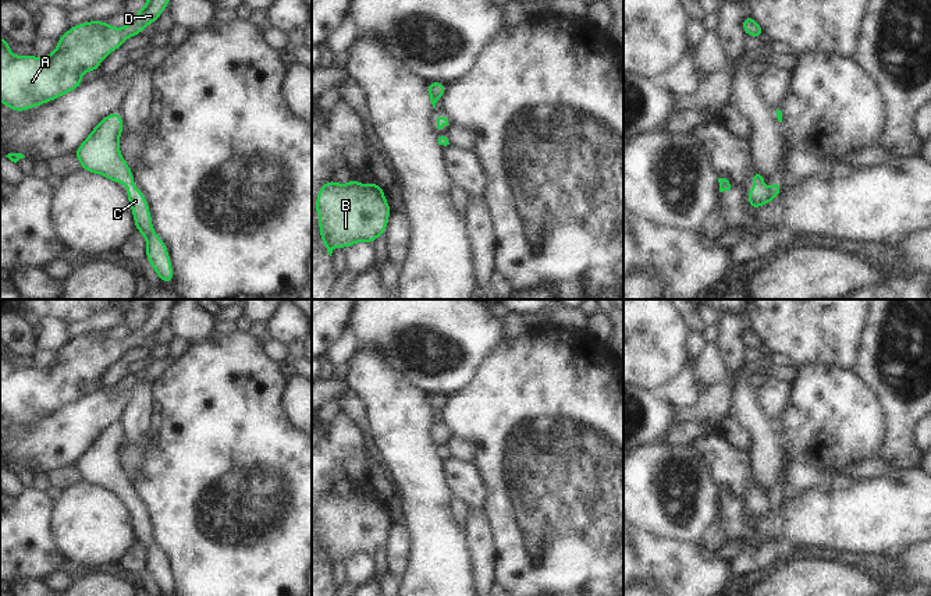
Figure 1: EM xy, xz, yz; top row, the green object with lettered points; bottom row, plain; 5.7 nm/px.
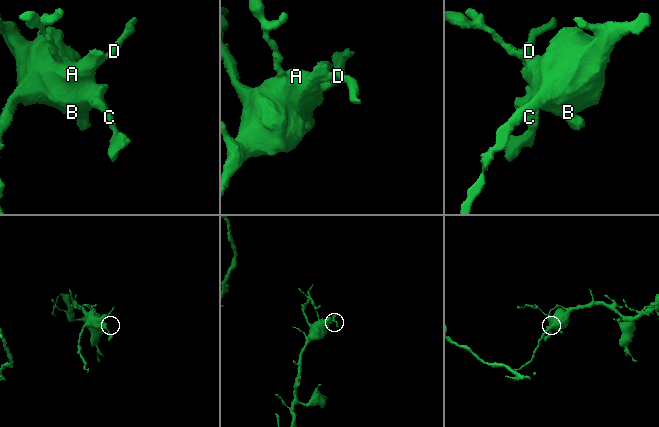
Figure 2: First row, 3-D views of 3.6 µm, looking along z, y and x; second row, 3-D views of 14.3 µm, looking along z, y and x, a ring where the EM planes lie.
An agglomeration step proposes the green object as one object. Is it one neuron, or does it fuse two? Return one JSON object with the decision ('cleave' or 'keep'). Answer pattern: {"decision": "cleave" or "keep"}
{"decision": "keep"}

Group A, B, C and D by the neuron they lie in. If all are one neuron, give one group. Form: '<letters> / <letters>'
A B C D

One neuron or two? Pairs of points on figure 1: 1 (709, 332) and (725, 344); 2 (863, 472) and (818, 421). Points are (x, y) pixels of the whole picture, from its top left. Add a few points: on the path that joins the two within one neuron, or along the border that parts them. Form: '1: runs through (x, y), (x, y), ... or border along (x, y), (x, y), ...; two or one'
1: border along (718, 325), (715, 343); two
2: border along (878, 456), (870, 460), (853, 461), (841, 472); two

